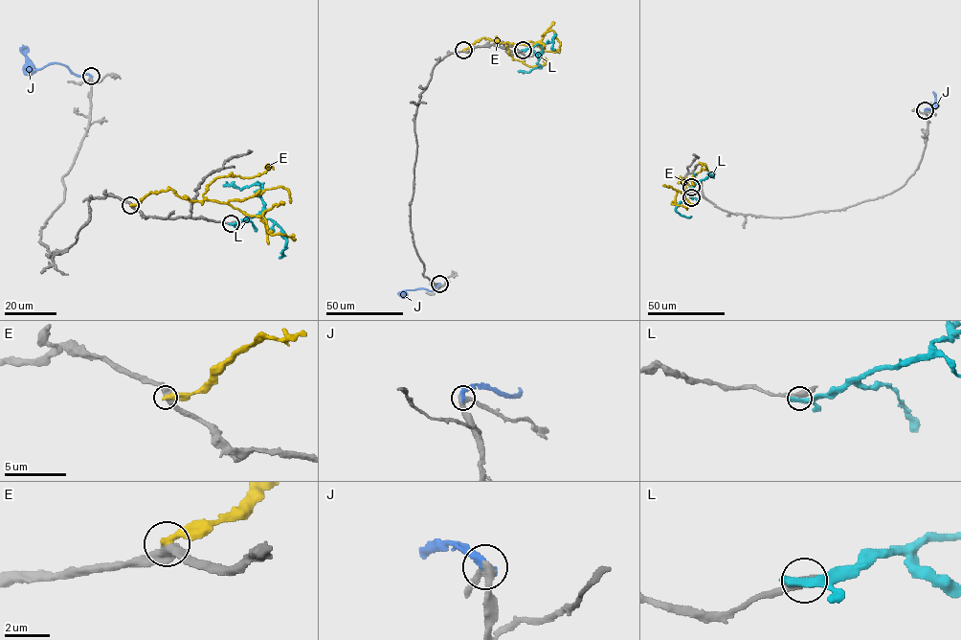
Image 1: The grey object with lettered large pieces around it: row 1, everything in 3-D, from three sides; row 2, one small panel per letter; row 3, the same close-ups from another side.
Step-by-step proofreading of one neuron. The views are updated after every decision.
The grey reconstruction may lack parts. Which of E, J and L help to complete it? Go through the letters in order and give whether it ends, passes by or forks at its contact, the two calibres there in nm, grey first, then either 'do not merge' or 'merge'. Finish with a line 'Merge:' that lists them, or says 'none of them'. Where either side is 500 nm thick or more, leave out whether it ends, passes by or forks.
E: it ends; calibres 480 and 380 nm; do not merge
J: it ends; calibres 360 and 440 nm; merge
L: it ends; calibres 360 and 460 nm; do not merge
Merge: J

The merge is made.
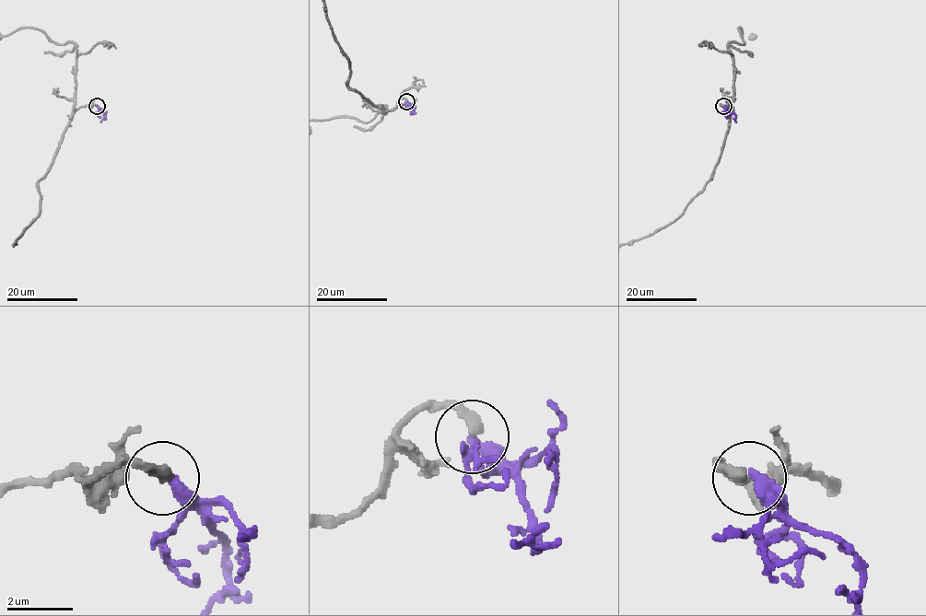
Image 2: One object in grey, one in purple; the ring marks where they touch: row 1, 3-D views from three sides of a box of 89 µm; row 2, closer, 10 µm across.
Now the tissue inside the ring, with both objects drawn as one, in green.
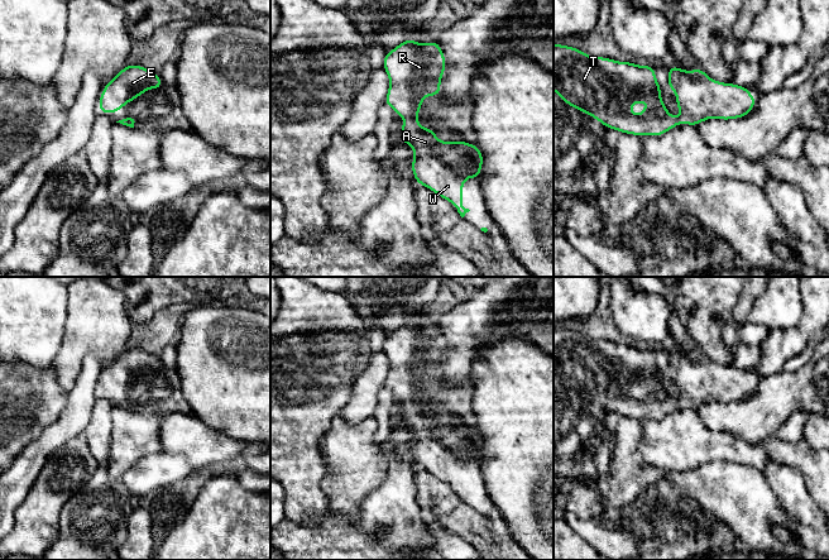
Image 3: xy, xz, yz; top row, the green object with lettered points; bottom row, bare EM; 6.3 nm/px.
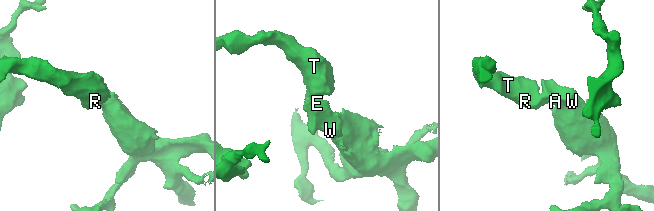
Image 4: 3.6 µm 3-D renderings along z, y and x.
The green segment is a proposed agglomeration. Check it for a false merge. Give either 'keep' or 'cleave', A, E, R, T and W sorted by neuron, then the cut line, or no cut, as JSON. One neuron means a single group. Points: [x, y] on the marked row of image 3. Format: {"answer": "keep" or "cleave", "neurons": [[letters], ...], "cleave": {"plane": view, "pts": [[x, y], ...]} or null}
{"answer": "keep", "neurons": [["A", "E", "R", "T", "W"]], "cleave": null}

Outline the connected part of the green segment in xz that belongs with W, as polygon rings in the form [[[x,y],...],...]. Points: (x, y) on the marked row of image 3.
[[[412,37],[384,54],[383,68],[389,77],[389,88],[384,104],[390,106],[406,120],[402,123],[401,143],[407,143],[414,150],[411,169],[416,182],[426,186],[437,196],[450,201],[461,217],[469,212],[463,206],[463,188],[465,178],[480,177],[483,153],[476,144],[464,140],[441,142],[433,129],[422,128],[417,116],[426,96],[440,96],[440,80],[445,75],[446,57],[437,40],[431,43],[416,43]]]

